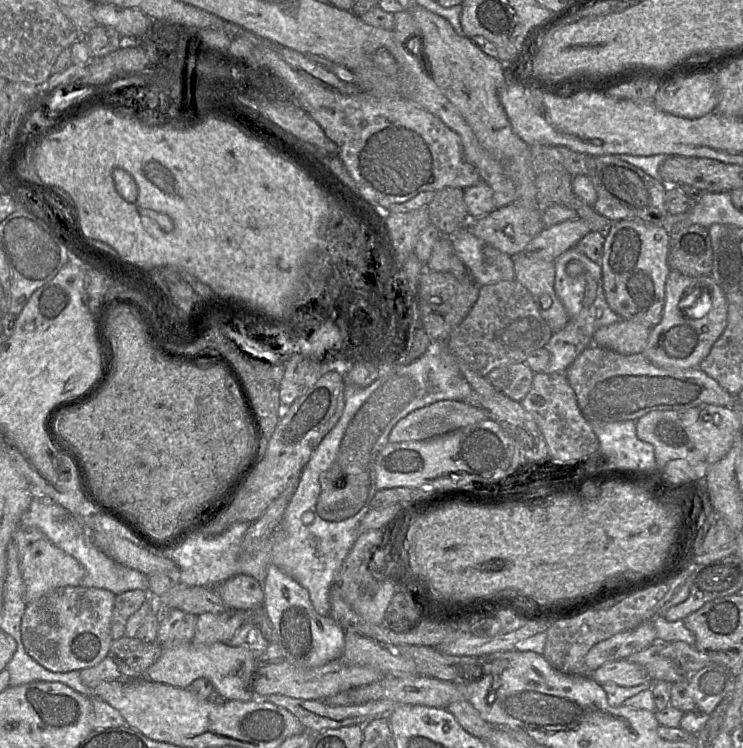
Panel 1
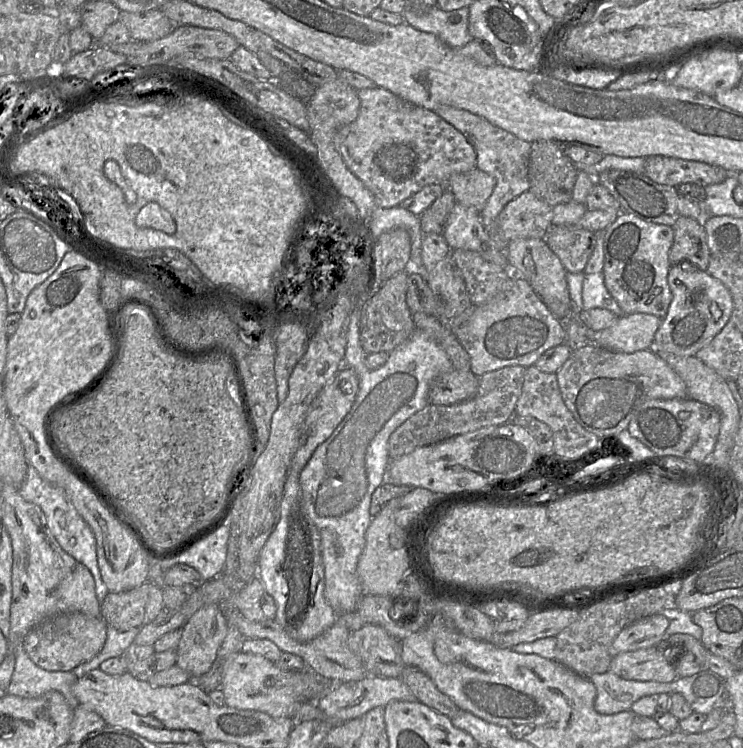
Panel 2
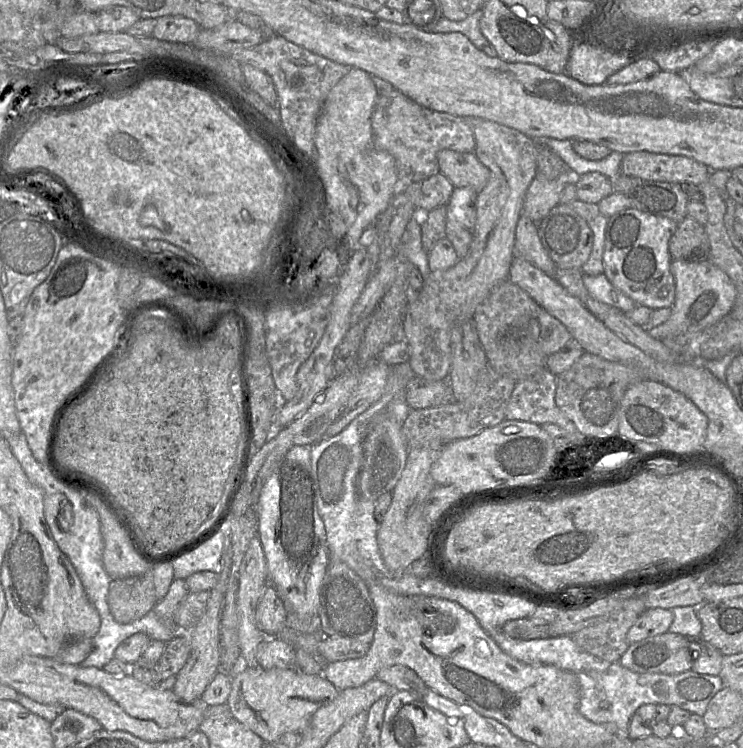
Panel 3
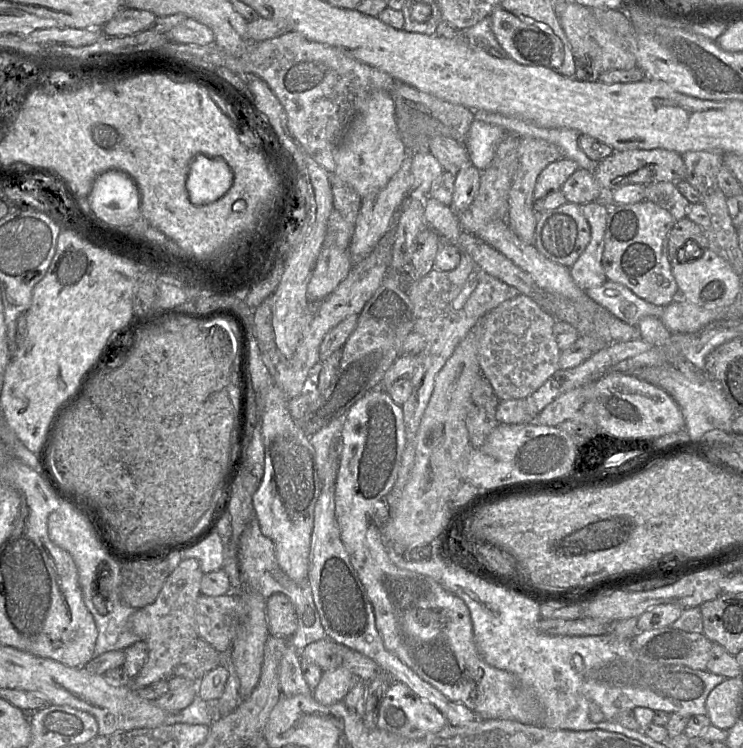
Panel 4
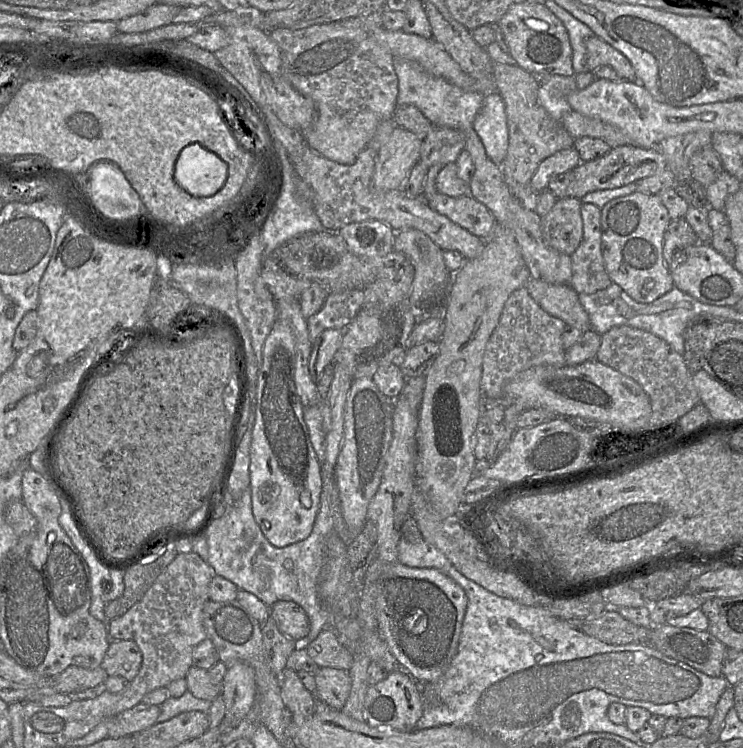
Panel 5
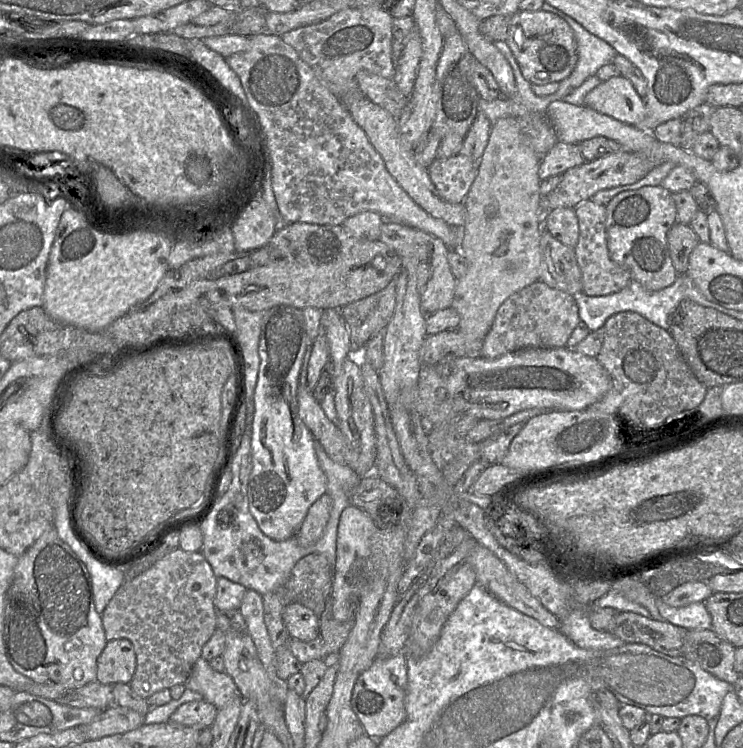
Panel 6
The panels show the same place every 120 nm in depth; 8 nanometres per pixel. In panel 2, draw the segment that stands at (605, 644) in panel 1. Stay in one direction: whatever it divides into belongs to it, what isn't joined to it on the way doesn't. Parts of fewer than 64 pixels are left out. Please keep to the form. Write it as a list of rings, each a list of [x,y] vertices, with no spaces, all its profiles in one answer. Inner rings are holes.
[[[656,613],[639,619],[620,631],[611,645],[611,655],[656,646],[664,640],[669,619]]]

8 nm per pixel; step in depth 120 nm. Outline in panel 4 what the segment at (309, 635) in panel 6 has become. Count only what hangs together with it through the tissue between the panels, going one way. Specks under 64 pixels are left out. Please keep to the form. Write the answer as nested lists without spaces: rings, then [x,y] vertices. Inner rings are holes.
[[[282,593],[265,599],[269,635],[290,638],[296,632],[298,619],[292,602]]]

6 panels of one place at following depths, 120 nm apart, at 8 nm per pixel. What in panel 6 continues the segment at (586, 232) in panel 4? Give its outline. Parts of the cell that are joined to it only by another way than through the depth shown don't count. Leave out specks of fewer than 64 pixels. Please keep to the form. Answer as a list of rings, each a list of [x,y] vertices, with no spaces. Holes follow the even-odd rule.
[[[575,208],[551,209],[544,221],[544,229],[559,242],[574,248],[579,238],[579,224]]]

